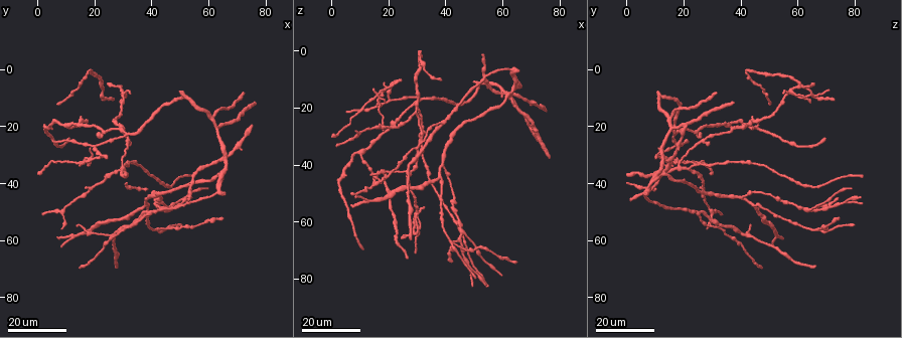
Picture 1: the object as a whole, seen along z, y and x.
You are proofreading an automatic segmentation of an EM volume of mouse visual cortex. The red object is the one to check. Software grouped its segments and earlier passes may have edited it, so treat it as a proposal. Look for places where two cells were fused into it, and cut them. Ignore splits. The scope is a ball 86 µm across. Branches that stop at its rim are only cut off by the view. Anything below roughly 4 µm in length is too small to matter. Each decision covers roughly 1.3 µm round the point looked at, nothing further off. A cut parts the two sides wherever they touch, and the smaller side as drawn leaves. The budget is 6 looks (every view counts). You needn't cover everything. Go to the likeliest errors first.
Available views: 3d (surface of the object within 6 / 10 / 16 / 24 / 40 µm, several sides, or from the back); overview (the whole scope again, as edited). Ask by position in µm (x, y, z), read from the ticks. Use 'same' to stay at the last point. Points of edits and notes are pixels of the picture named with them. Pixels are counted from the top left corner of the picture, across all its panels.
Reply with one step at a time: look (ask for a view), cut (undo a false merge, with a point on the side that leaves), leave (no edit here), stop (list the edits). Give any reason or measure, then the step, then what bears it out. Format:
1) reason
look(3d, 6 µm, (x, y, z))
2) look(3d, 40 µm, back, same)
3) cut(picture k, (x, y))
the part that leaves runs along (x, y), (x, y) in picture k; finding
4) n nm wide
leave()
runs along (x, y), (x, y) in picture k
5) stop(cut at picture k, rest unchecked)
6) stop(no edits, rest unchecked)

four arms meet
look(3d, 24 µm, (13, 59, 52))

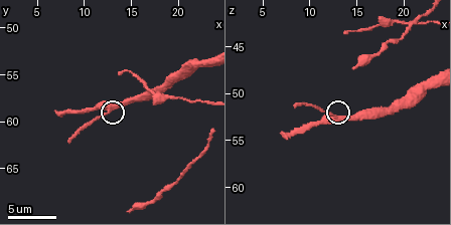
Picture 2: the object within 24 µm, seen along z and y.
look(3d, 10 µm, (12.2, 58.6, 52.4))

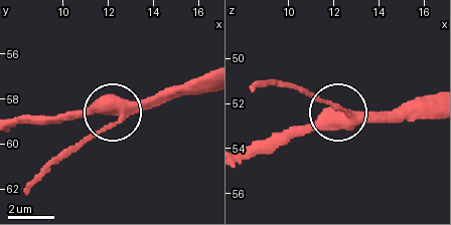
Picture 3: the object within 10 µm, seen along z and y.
look(3d, 10 µm, back, (12.4, 58.8, 52.4))

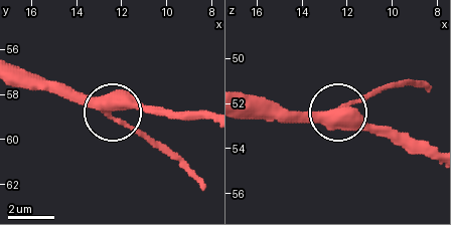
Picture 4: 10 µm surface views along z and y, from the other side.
370 nm wide
leave()
runs along (19, 67), (101, 98), (162, 153) in picture 4; all the same cell

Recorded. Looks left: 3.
side arm on a straight run
look(3d, 24 µm, (24, 30, 10))

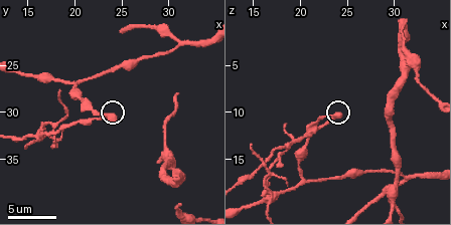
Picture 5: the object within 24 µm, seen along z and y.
look(3d, 10 µm, (23.6, 30.4, 10.6))

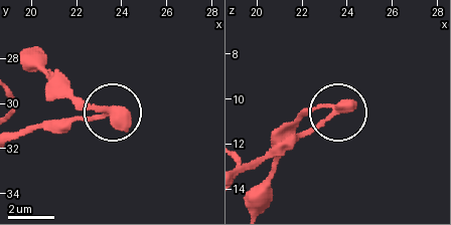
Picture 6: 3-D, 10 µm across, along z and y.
3 arms
cut(picture 6, (87, 118))
a second cell is stuck on

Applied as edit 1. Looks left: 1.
stop(cut at picture 6, rest unchecked)

